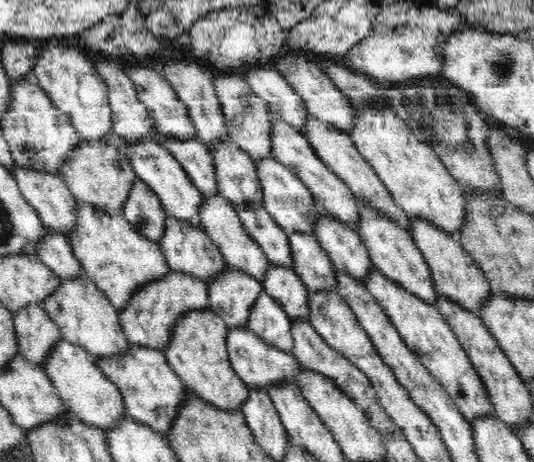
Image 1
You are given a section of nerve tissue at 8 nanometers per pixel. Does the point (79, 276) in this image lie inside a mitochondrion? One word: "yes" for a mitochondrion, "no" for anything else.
no

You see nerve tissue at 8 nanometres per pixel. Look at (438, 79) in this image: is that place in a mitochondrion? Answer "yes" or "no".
no

